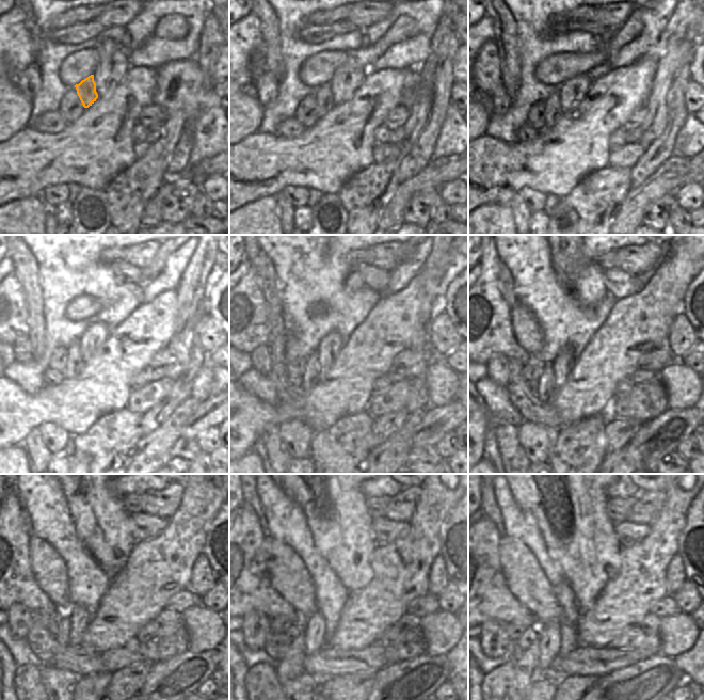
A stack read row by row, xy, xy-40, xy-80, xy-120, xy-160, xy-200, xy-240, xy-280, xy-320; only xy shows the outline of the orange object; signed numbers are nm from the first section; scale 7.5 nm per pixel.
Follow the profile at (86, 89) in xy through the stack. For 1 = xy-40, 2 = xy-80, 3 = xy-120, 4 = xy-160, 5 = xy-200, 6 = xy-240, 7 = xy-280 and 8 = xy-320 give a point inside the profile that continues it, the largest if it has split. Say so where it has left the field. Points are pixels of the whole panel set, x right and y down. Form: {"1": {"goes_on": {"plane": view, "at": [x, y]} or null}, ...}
{"1": {"goes_on": {"plane": "xy-40", "at": [324, 97]}}, "2": {"goes_on": {"plane": "xy-80", "at": [553, 110]}}, "3": {"goes_on": {"plane": "xy-120", "at": [74, 364]}}, "4": {"goes_on": {"plane": "xy-160", "at": [309, 377]}}, "5": {"goes_on": {"plane": "xy-200", "at": [545, 382]}}, "6": {"goes_on": {"plane": "xy-240", "at": [64, 625]}}, "7": {"goes_on": {"plane": "xy-280", "at": [290, 665]}}, "8": {"goes_on": {"plane": "xy-320", "at": [527, 670]}}}

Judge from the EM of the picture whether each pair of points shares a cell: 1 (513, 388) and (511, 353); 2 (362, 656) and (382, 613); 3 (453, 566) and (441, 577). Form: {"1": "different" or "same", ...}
{"1": "different", "2": "different", "3": "different"}

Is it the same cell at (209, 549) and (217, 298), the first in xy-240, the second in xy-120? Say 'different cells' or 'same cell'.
same cell

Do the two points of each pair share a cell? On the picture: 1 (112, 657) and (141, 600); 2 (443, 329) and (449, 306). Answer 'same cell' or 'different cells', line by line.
1: different cells
2: different cells

